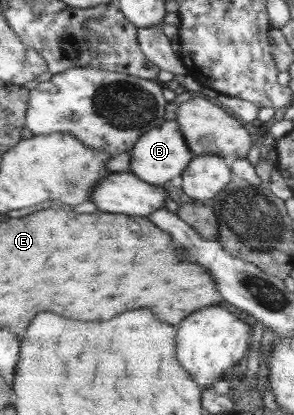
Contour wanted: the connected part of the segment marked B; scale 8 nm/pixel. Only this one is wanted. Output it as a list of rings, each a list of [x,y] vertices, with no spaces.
[[[170,120],[164,125],[153,127],[144,136],[141,136],[130,150],[130,156],[129,172],[138,175],[140,179],[149,184],[165,185],[175,177],[181,176],[195,155],[184,138],[180,124],[176,120]]]

